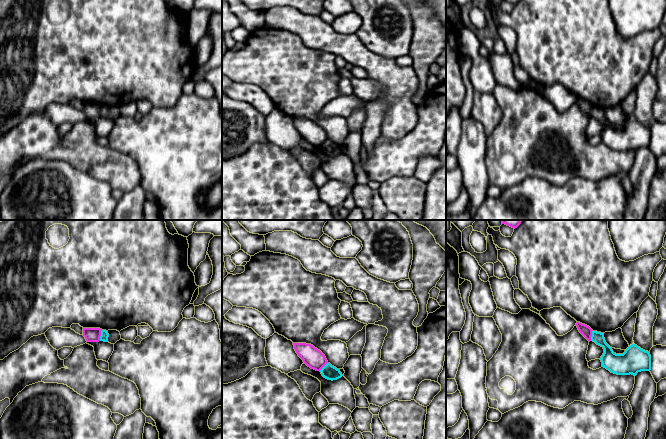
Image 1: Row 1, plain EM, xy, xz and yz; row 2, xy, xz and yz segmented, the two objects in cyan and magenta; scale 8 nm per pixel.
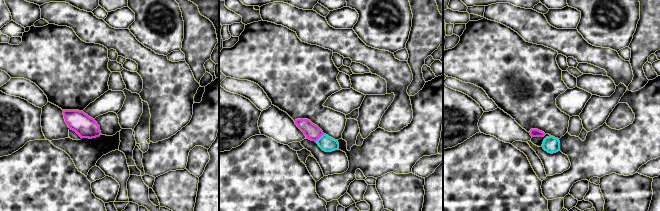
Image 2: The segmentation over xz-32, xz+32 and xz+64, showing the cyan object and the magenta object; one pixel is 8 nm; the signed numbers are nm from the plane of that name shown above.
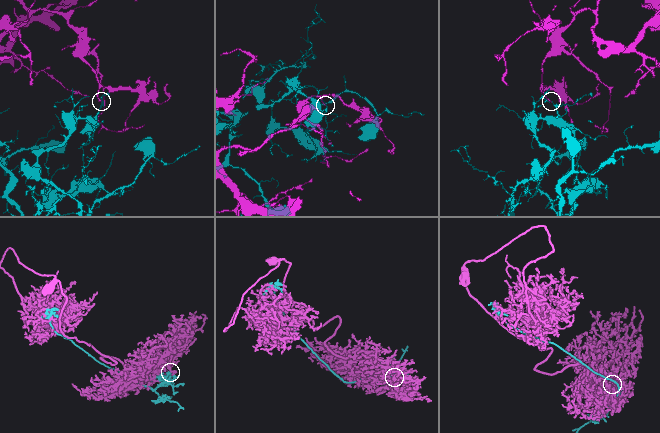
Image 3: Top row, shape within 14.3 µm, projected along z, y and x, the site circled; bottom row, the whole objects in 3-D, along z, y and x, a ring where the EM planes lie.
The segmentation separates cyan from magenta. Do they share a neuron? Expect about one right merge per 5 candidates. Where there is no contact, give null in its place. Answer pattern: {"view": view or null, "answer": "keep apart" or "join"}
{"view": "xy", "answer": "keep apart"}

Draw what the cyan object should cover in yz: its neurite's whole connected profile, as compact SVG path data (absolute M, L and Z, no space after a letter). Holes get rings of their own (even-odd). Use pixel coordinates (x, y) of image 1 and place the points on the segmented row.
M592 331L591 341L604 349L600 360L602 367L617 375L634 375L651 370L651 355L635 344L630 345L623 354L616 354L606 343L604 333Z

